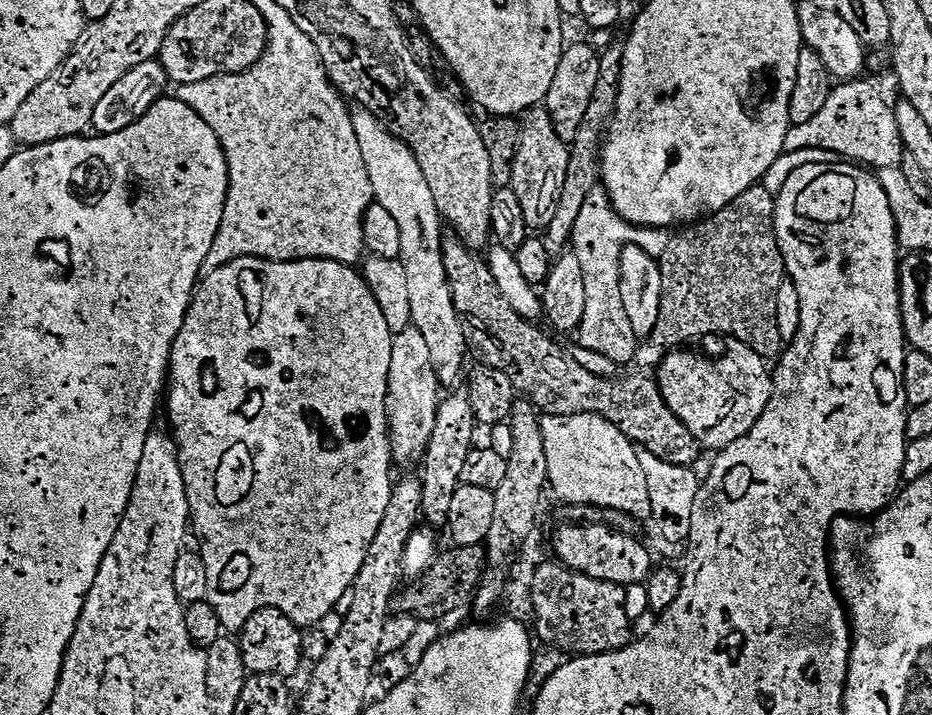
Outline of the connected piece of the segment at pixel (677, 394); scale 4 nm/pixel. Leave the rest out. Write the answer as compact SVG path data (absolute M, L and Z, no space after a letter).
M708 330L697 335L690 346L689 352L684 346L664 352L658 375L660 393L705 449L723 450L745 436L768 409L774 376L764 365L765 357L733 336Z

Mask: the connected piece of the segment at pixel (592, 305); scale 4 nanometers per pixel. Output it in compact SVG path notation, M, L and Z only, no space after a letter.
M596 186L585 200L572 232L576 248L574 255L581 263L585 277L585 310L576 336L579 336L586 349L602 354L618 364L624 364L633 358L638 342L624 310L622 294L619 293L621 254L624 247L635 239L634 232L635 229L613 211L607 195Z

